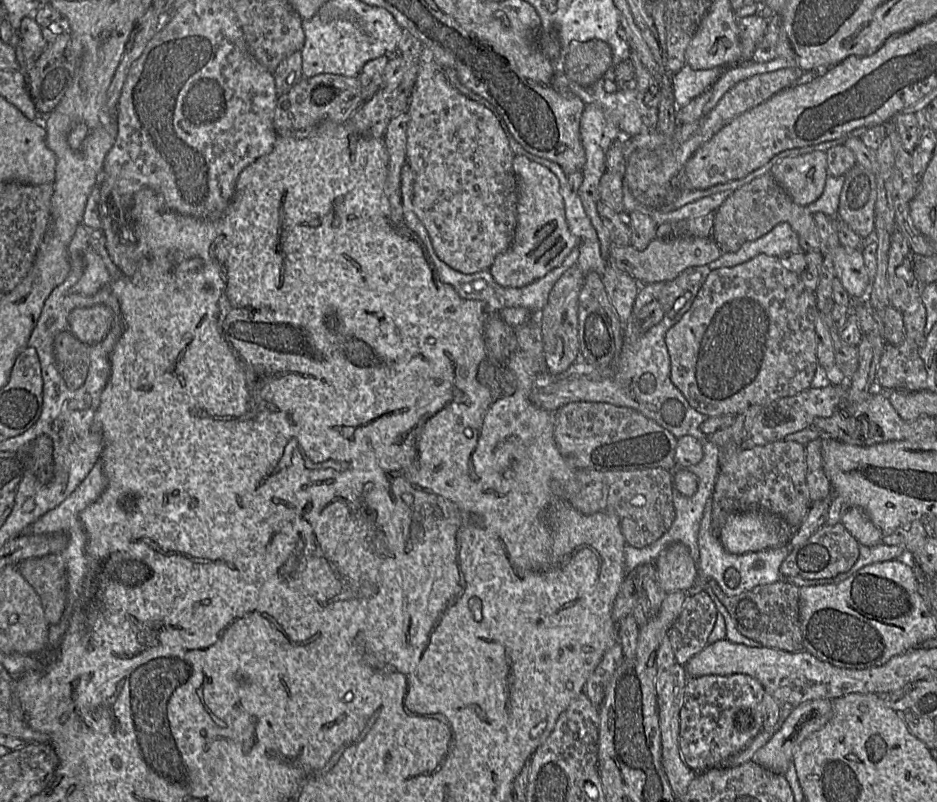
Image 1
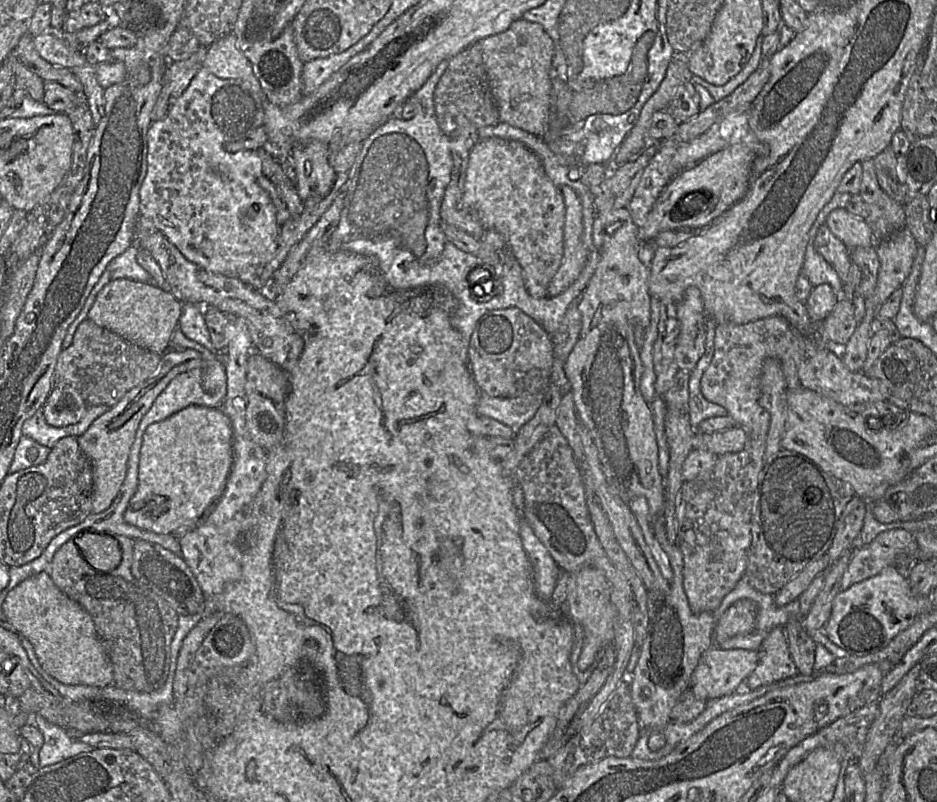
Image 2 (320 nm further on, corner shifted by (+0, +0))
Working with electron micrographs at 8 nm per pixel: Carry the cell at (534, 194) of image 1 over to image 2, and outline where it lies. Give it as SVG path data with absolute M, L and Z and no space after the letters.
M563 185L560 192L565 204L564 253L561 265L547 286L547 296L564 292L580 275L589 251L583 241L583 205L575 190Z

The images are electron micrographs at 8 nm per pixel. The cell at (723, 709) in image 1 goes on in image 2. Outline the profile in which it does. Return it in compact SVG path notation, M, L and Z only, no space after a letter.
M786 627L768 632L759 651L759 662L741 689L754 690L799 675L789 651Z

